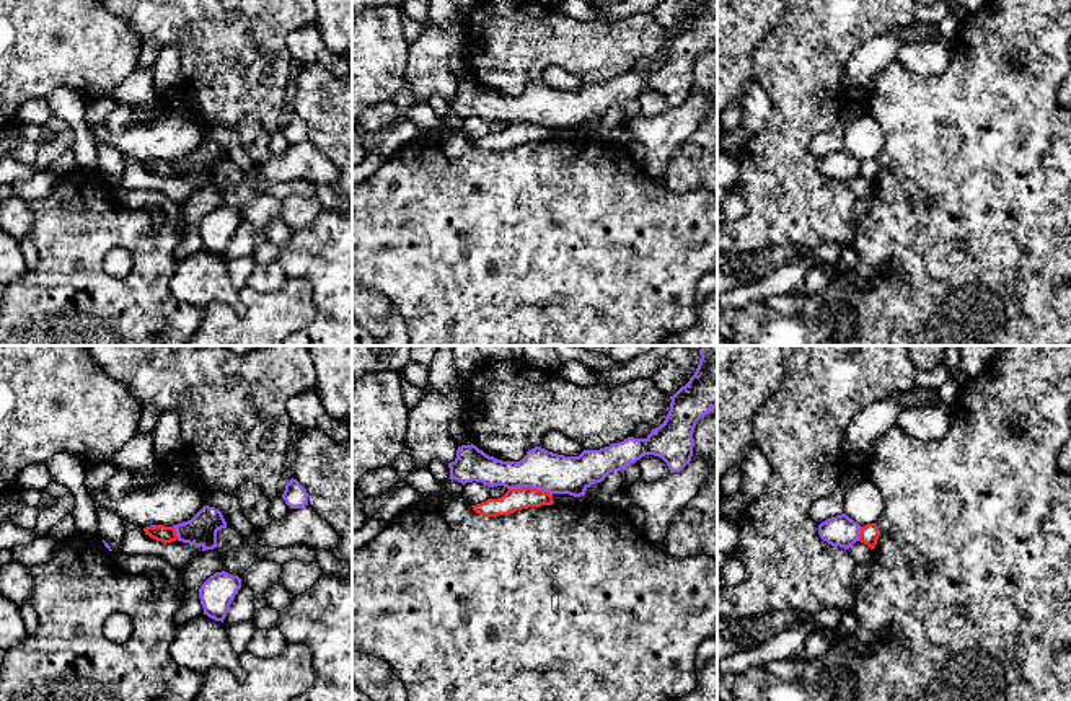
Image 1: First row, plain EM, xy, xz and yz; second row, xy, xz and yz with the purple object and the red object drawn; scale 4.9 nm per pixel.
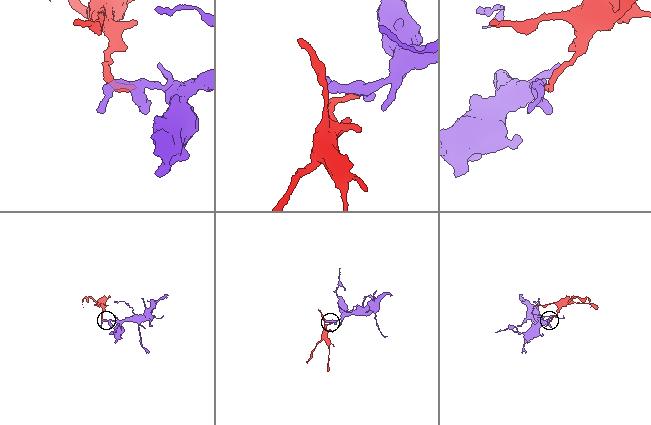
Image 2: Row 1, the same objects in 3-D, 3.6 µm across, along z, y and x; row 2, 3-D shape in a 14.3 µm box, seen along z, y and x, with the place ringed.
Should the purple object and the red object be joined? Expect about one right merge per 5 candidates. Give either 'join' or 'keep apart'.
keep apart

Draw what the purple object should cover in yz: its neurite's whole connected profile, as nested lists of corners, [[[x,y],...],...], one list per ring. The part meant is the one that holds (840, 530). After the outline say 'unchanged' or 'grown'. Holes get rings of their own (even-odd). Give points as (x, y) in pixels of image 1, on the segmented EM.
[[[846,514],[826,518],[818,525],[818,535],[831,546],[849,549],[859,541],[861,525]]] | unchanged

